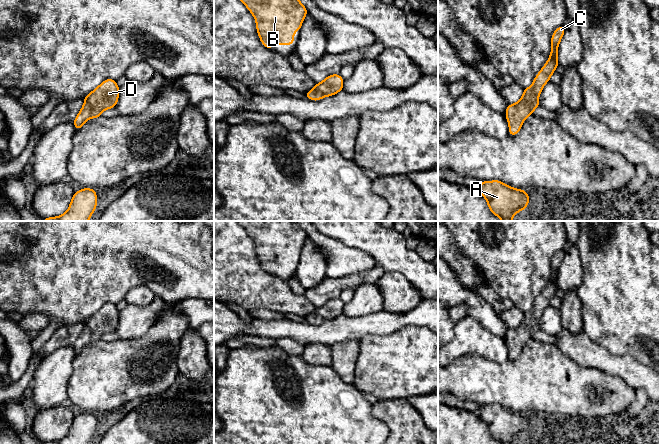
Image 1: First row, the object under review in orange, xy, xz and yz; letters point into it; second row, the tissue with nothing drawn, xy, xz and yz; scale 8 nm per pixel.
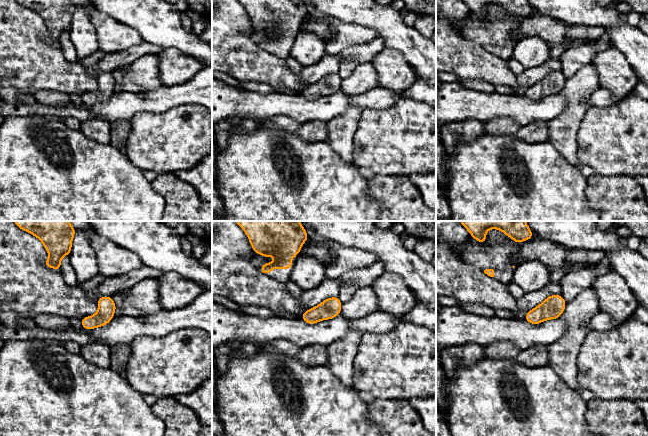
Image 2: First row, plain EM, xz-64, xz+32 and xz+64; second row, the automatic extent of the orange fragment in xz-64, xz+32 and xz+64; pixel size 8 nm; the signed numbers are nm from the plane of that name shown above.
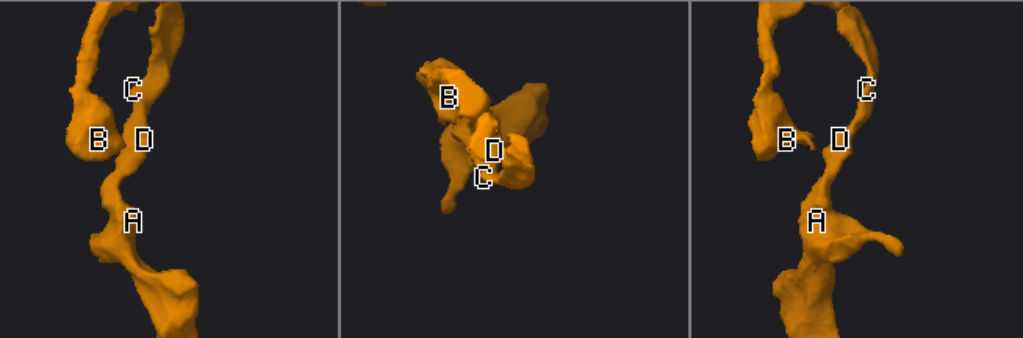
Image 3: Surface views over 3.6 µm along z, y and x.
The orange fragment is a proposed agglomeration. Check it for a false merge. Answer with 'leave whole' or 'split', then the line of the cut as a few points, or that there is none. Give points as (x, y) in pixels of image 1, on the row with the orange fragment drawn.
leave whole; cut none

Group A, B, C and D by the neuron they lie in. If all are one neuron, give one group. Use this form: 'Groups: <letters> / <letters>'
Groups: A B C D

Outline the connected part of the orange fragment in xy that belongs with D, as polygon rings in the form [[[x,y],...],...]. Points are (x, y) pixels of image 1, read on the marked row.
[[[105,79],[98,87],[84,97],[84,105],[74,119],[76,130],[92,118],[102,116],[106,109],[115,108],[119,98],[119,86],[114,79]]]

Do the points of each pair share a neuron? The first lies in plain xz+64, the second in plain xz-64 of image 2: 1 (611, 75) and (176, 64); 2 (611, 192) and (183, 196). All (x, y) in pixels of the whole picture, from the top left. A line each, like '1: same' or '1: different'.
1: same
2: same

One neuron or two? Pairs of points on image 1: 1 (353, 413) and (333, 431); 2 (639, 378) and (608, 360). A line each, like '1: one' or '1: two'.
1: one
2: one

